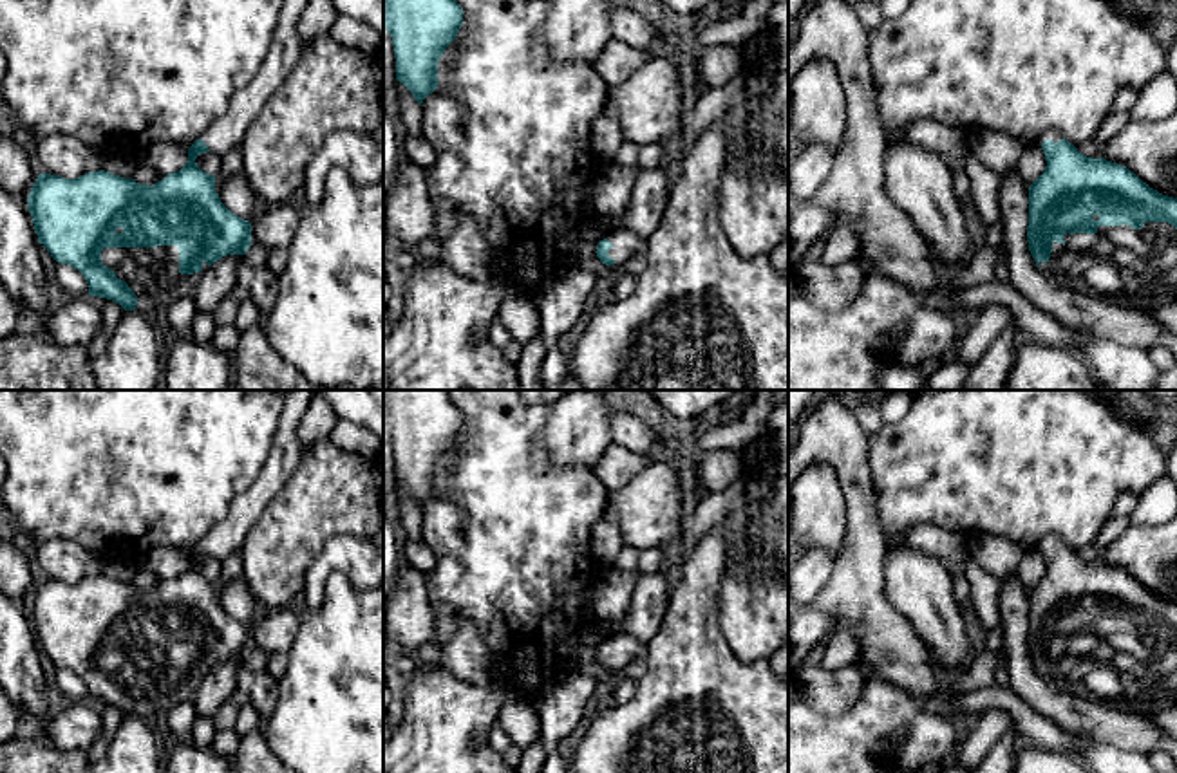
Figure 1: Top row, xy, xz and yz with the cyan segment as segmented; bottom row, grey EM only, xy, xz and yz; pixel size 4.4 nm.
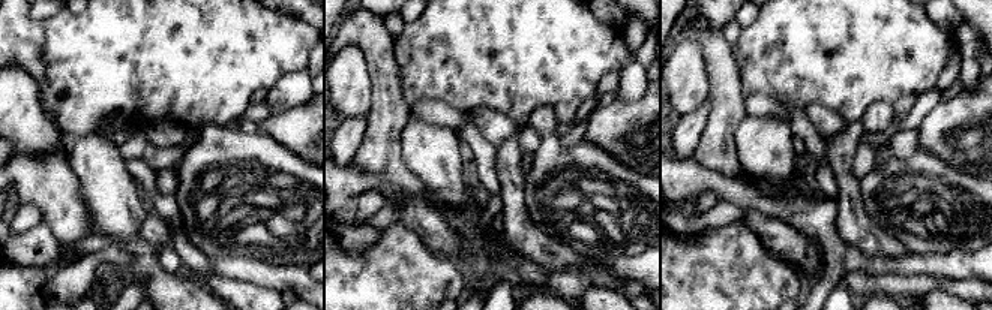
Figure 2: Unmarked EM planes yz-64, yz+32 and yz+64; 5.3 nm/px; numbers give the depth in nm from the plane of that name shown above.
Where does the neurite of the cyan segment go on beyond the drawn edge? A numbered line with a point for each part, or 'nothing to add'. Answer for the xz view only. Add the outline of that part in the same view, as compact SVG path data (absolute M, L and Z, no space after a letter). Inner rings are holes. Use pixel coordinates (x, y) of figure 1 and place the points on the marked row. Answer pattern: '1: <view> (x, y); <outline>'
1: xz (626, 244); M624 228L613 231L606 238L613 244L607 255L615 260L615 265L624 265L638 251L645 253L645 238Z

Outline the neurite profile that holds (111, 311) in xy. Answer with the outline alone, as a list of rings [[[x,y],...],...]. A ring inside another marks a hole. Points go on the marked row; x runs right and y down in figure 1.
[[[92,296],[92,298],[99,303],[99,309],[103,314],[103,325],[101,325],[98,336],[87,347],[90,359],[99,356],[107,349],[108,340],[114,334],[123,312],[125,312],[125,309],[112,300],[99,298],[99,296]]]

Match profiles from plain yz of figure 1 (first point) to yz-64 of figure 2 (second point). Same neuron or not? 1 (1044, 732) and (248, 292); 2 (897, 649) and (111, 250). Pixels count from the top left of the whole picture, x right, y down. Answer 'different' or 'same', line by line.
1: same
2: different

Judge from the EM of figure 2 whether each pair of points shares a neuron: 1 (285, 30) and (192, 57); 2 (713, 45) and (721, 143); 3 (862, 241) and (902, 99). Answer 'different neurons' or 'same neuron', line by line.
1: same neuron
2: same neuron
3: different neurons

